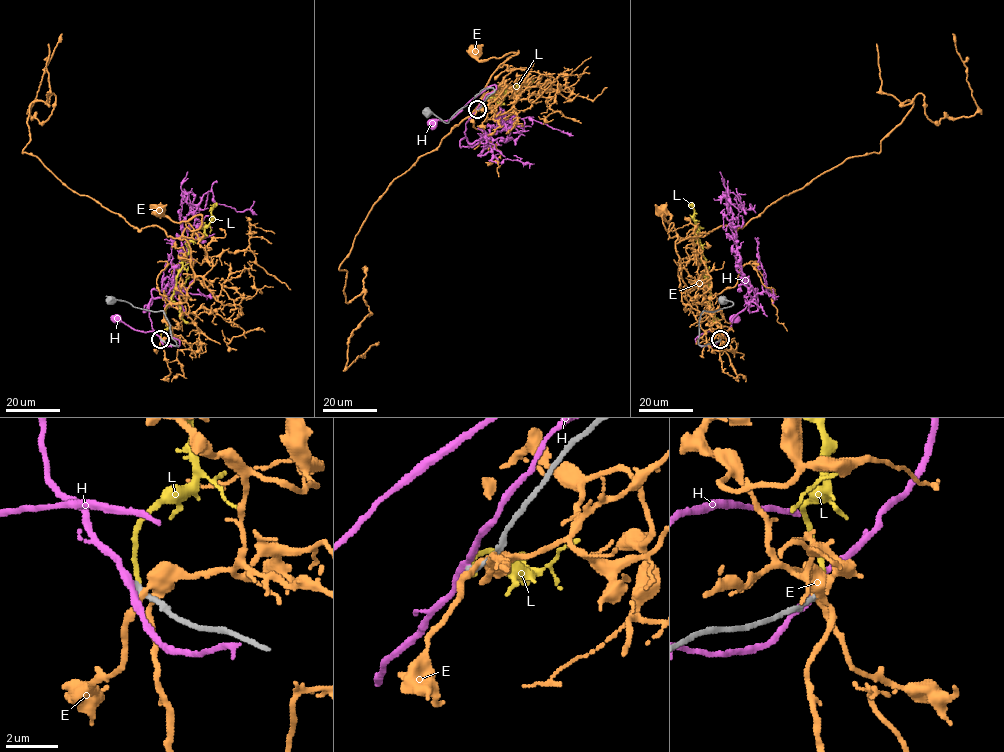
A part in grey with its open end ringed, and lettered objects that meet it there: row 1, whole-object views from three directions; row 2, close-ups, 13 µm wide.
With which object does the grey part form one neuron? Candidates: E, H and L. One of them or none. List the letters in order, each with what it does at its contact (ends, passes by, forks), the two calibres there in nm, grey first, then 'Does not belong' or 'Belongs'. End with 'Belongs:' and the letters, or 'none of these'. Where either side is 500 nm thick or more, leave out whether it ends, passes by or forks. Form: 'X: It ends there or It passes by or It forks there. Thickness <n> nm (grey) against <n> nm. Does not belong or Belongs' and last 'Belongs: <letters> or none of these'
E: It forks there. Thickness 320 nm (grey) against 240 nm. Does not belong
H: It passes by. Thickness 300 nm (grey) against 260 nm. Does not belong
L: It ends there. Thickness 300 nm (grey) against 200 nm. Does not belong
Belongs: none of these

